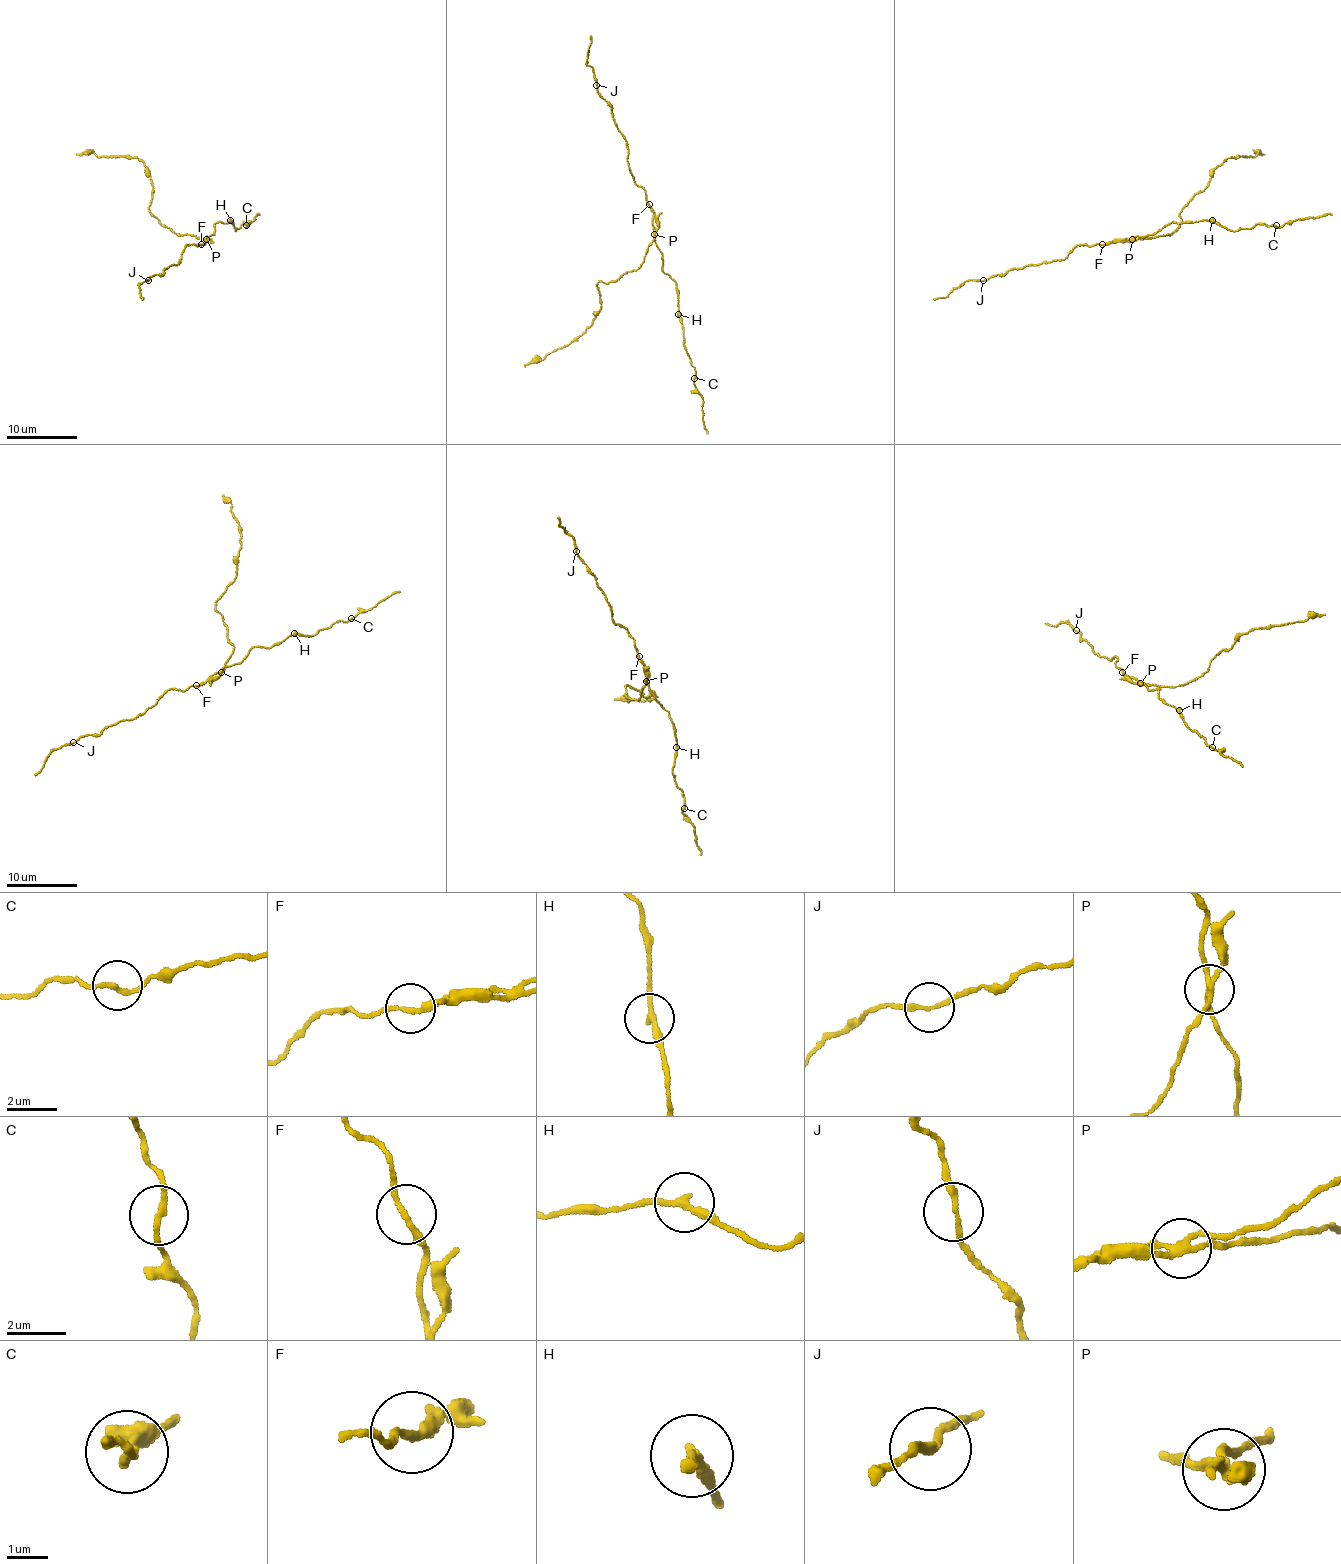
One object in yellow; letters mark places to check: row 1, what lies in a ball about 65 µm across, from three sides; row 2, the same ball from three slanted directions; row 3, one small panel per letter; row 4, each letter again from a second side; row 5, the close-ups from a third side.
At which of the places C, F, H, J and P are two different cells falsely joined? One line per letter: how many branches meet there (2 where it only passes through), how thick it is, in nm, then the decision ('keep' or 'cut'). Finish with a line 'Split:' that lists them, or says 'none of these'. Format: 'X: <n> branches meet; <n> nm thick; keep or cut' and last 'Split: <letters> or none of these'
C: 2 branches meet; 180 nm thick; keep
F: 2 branches meet; 200 nm thick; keep
H: 2 branches meet; 240 nm thick; keep
J: 2 branches meet; 180 nm thick; cut
P: 4 branches meet; 200 nm thick; cut
Split: J, P

